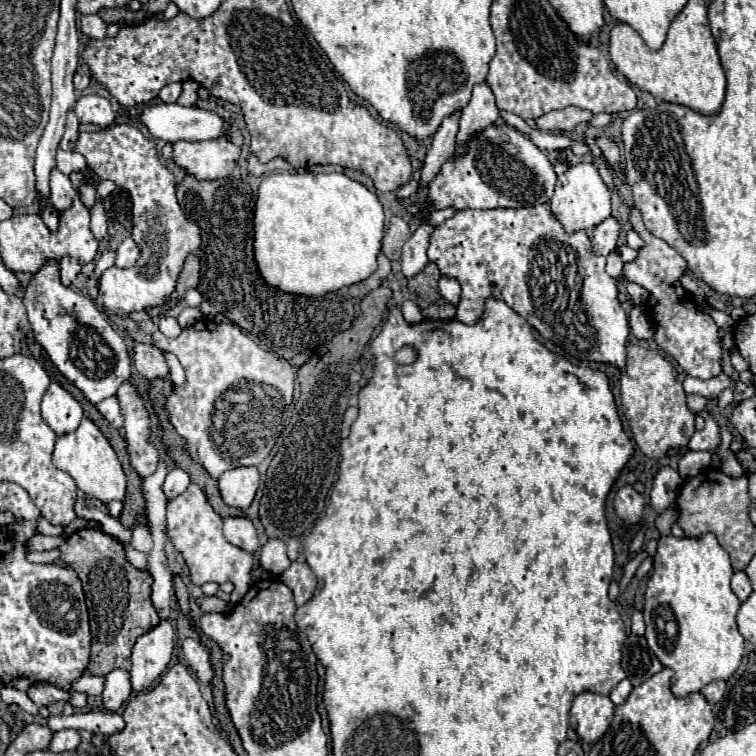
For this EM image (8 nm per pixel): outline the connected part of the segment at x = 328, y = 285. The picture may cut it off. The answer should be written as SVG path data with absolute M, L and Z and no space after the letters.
M278 172L258 186L254 260L268 286L298 296L322 296L366 280L376 270L384 208L374 192L344 172Z

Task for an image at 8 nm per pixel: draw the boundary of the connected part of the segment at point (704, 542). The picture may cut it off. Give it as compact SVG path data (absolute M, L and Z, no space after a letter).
M714 534L702 538L660 538L654 572L648 580L644 622L646 640L662 666L674 670L672 694L684 698L706 684L728 680L740 666L746 644L736 626L740 600L730 590L732 564Z

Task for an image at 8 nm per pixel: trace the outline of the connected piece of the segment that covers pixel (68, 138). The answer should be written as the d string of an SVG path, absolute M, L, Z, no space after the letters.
M68 112L66 132L64 132L64 138L60 142L60 148L62 150L74 150L76 140L78 140L78 134L80 134L80 122L78 122L78 118L76 118L74 112Z

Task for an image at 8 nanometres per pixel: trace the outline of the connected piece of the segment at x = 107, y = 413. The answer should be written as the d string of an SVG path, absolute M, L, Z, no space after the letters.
M116 396L102 400L100 404L96 404L96 408L98 408L98 412L100 412L114 428L120 430L120 428L124 426L124 416L122 416L122 412L120 412L120 402L118 402Z

